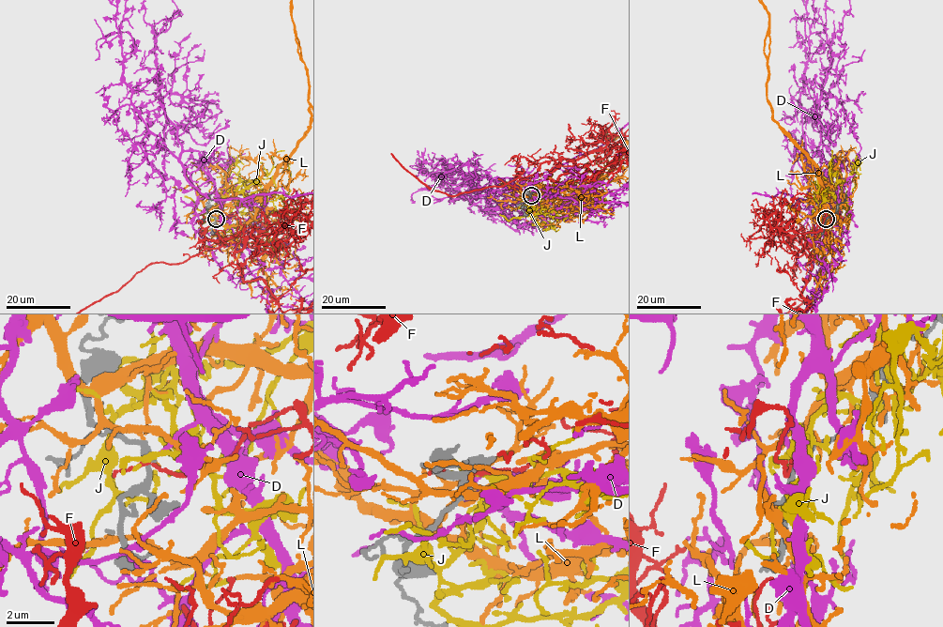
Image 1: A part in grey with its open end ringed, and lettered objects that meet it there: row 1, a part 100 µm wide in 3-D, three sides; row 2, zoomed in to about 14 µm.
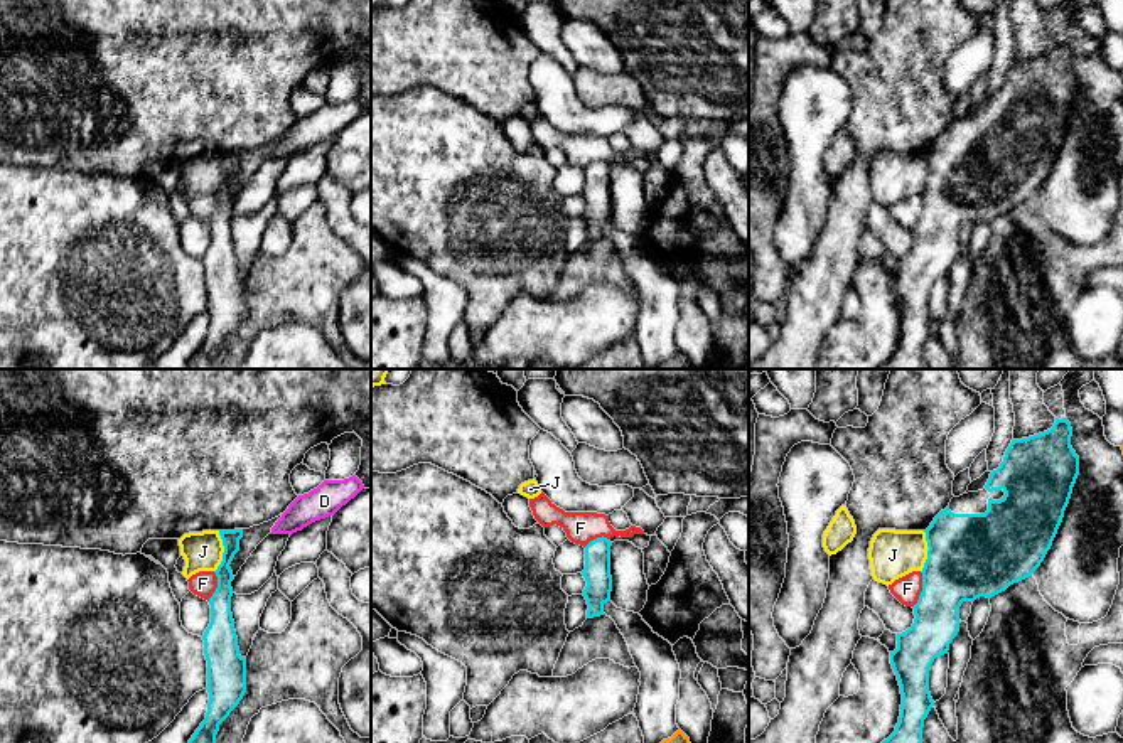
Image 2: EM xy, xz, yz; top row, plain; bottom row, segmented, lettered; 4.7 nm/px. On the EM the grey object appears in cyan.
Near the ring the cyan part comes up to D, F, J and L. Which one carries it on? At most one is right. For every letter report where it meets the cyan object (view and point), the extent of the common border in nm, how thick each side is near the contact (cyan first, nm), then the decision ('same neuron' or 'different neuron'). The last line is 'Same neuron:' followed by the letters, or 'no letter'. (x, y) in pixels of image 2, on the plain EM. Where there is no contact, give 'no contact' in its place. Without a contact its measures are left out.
D: no contact | same neuron
F: yz (923, 213) | 180 nm | 360/130 nm | different neuron
J: xy (225, 174) | 200 nm | 100/190 nm | different neuron
L: no contact | different neuron
Same neuron: D

